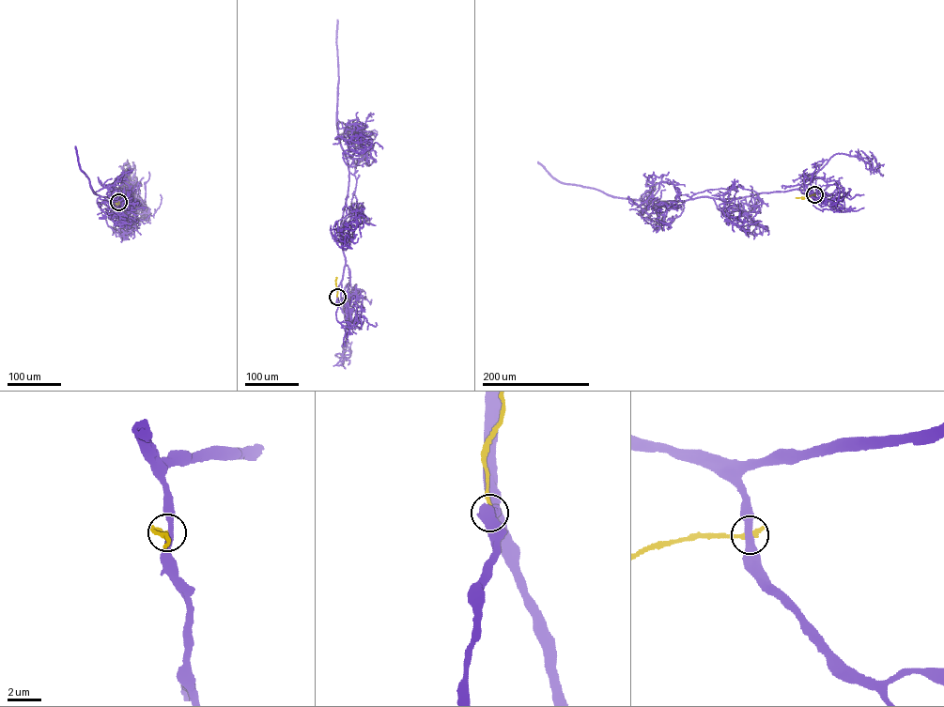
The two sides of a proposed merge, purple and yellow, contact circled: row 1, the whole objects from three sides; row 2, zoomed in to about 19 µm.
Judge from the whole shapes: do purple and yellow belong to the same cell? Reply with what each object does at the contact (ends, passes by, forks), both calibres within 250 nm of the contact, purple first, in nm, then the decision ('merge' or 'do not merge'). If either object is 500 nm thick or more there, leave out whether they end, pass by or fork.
purple passes by; yellow ends there; 400 nm thick on the purple side, 300 nm on the other; do not merge

